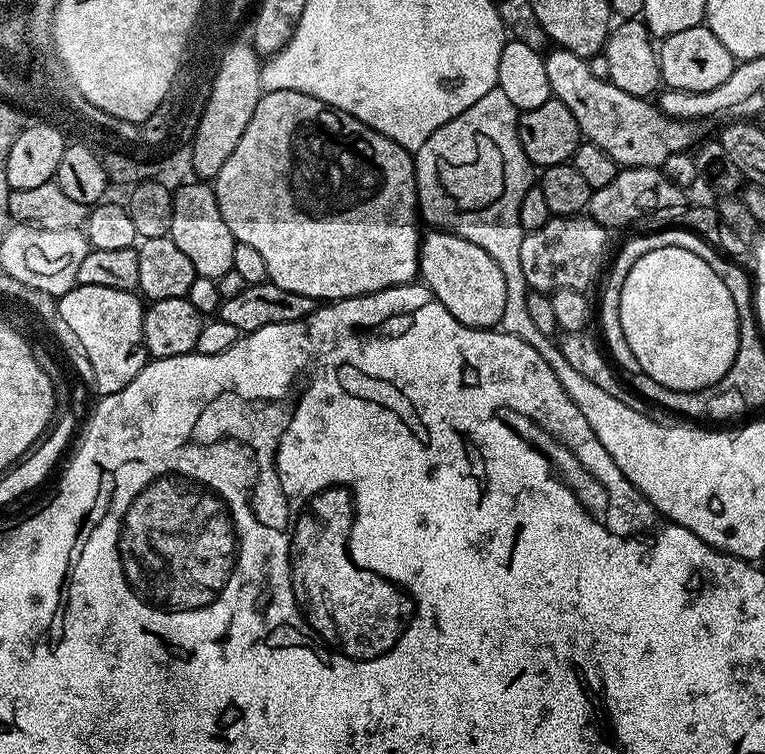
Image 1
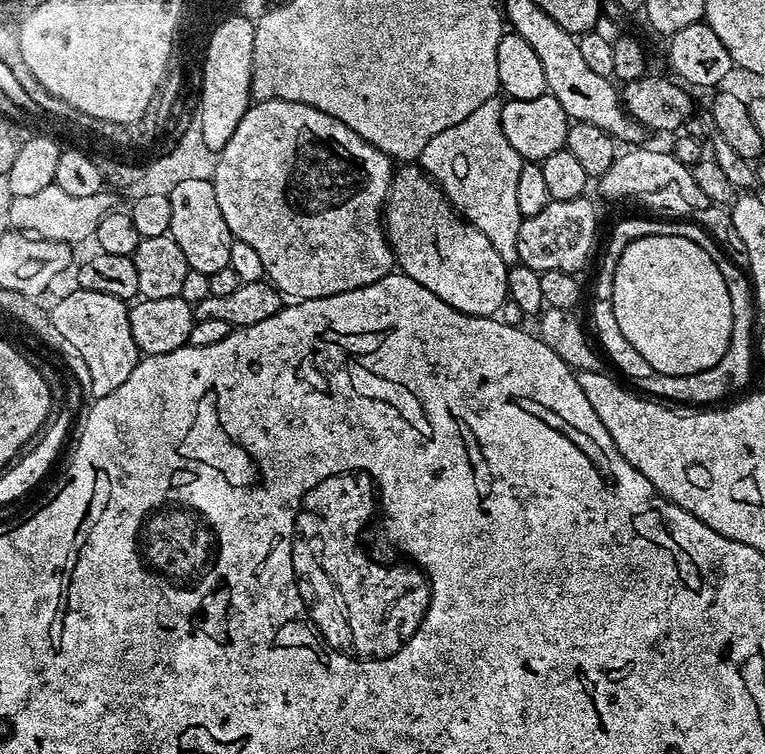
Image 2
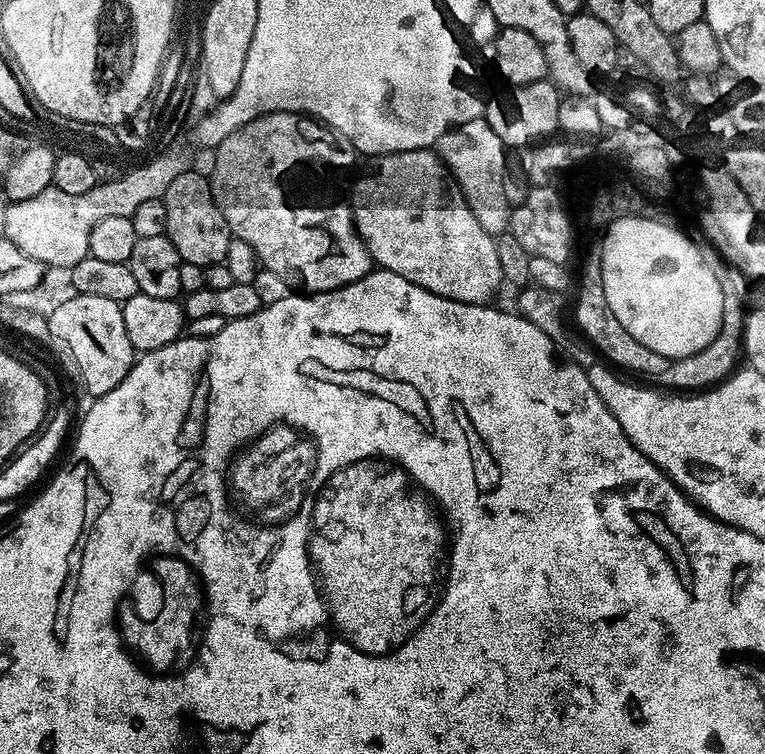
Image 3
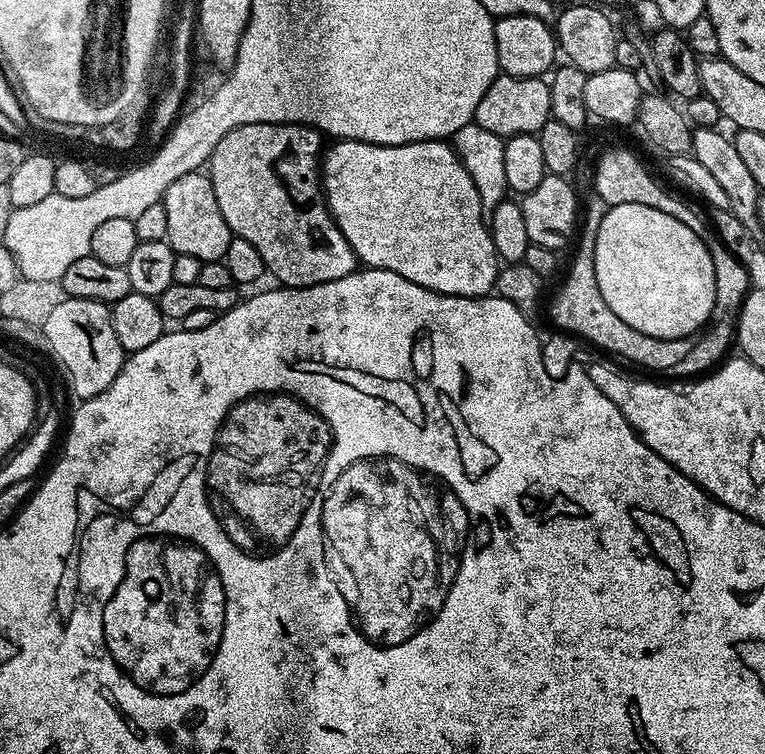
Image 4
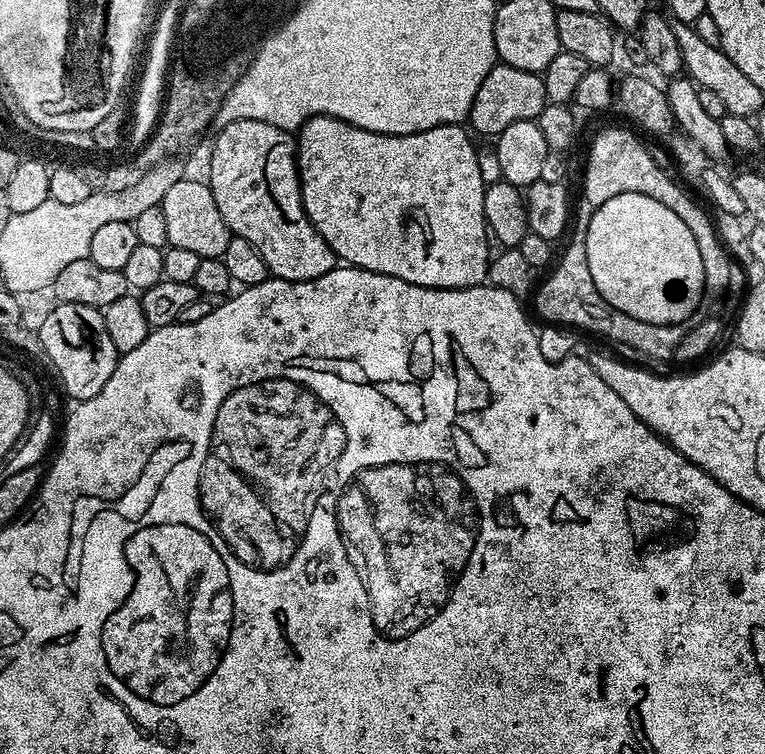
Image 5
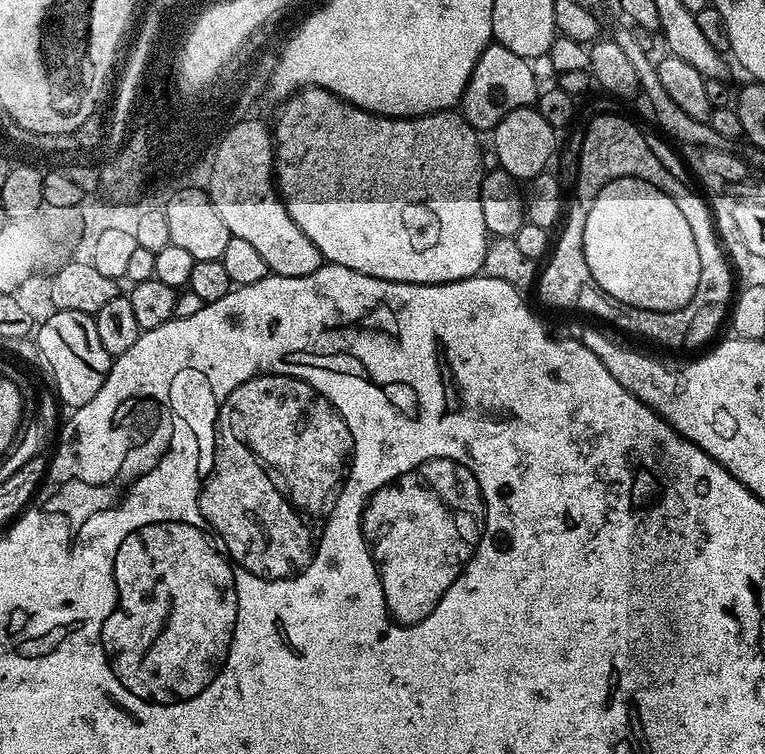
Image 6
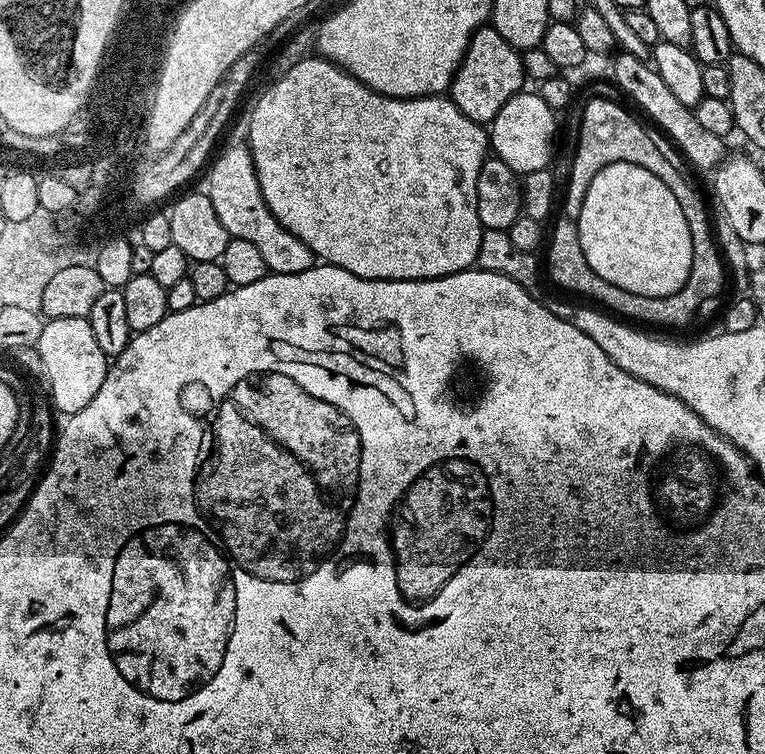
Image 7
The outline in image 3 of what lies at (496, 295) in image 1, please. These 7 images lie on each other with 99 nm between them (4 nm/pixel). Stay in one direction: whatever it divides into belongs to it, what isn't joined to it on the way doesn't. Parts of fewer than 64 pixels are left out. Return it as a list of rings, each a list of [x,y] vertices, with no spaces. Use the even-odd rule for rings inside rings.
[[[423,148],[422,150],[406,150],[405,152],[395,152],[389,156],[379,157],[375,161],[376,169],[368,172],[360,180],[360,185],[356,188],[356,200],[354,199],[354,219],[356,227],[360,229],[360,234],[364,238],[364,244],[371,250],[372,259],[385,272],[393,272],[394,274],[402,274],[402,278],[406,278],[410,282],[414,282],[418,286],[422,286],[426,290],[430,290],[439,296],[445,296],[451,300],[458,302],[466,302],[467,304],[488,304],[491,296],[495,294],[499,288],[502,288],[504,275],[502,274],[502,266],[498,266],[498,250],[496,249],[496,240],[486,230],[482,230],[482,222],[478,222],[478,218],[474,218],[474,210],[470,210],[470,206],[462,190],[458,186],[456,179],[448,172],[448,168],[441,162],[439,156],[436,155],[432,148]]]

